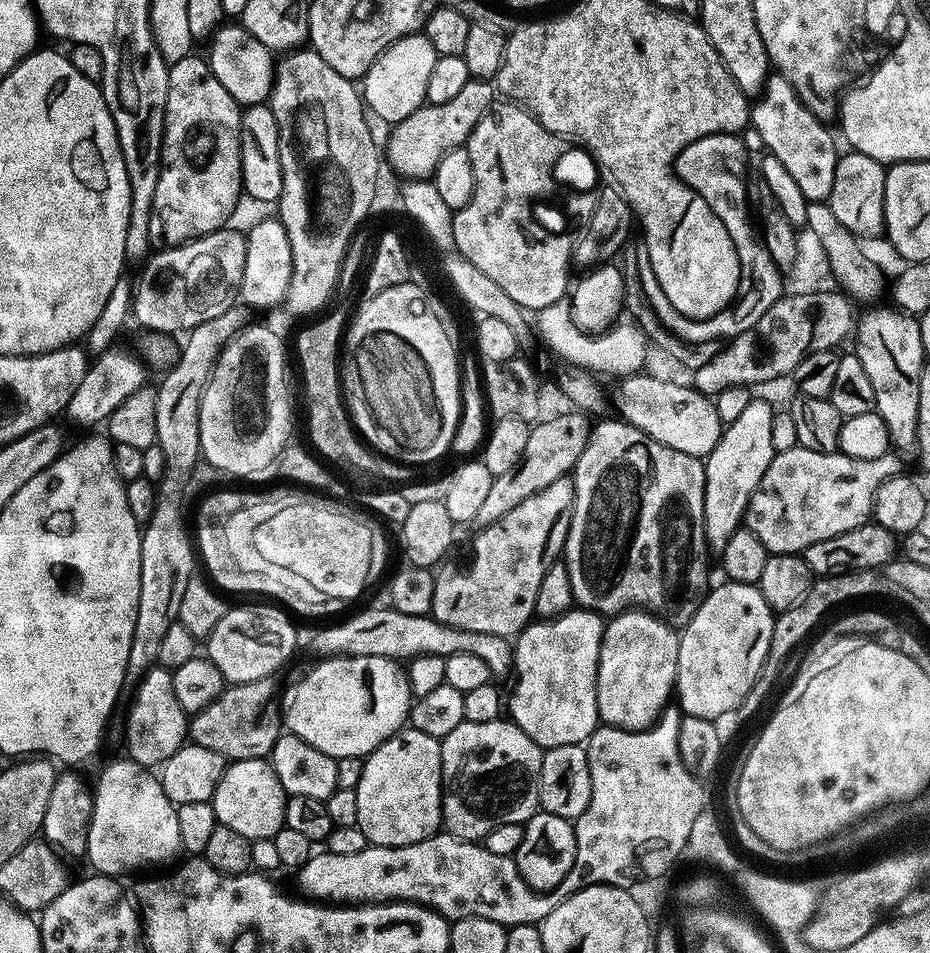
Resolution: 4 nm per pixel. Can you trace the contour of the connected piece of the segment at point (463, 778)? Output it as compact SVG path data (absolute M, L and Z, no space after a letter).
M501 718L494 722L470 722L464 720L450 734L440 741L440 778L444 803L442 805L442 824L451 836L459 840L483 841L494 826L506 822L525 825L540 808L538 798L538 778L542 770L544 752L511 719Z

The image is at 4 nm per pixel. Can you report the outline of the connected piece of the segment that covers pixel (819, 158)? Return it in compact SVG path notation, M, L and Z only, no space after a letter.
M779 74L769 75L764 83L763 93L751 105L750 124L762 134L765 149L794 177L798 190L808 201L827 201L834 186L834 170L838 159L836 140L827 132L825 121L819 120L800 101L794 86Z

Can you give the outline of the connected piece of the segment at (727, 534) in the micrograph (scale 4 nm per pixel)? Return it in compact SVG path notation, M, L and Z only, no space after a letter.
M748 404L742 415L721 431L719 442L704 460L704 538L713 553L723 553L726 542L744 524L750 498L770 466L774 455L770 442L773 415L774 408L768 404Z

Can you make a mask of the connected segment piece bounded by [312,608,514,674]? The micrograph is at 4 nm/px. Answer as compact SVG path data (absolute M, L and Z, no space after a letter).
M372 608L356 612L341 624L320 628L312 636L312 644L320 654L351 654L353 656L384 656L397 662L409 661L414 656L450 657L454 654L474 654L482 658L493 674L500 674L513 667L514 648L505 637L481 632L459 632L438 622L431 614L387 614L376 616Z

